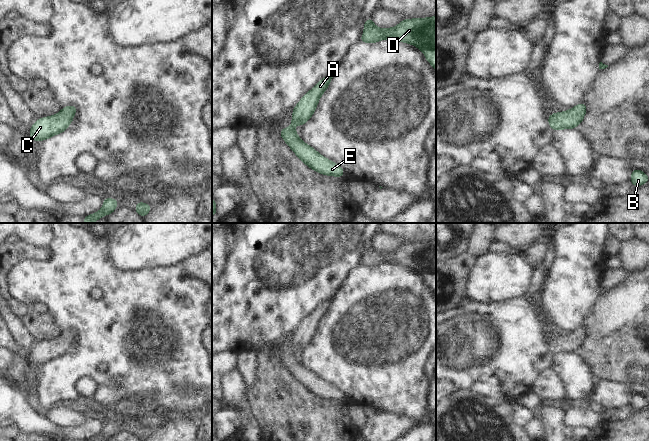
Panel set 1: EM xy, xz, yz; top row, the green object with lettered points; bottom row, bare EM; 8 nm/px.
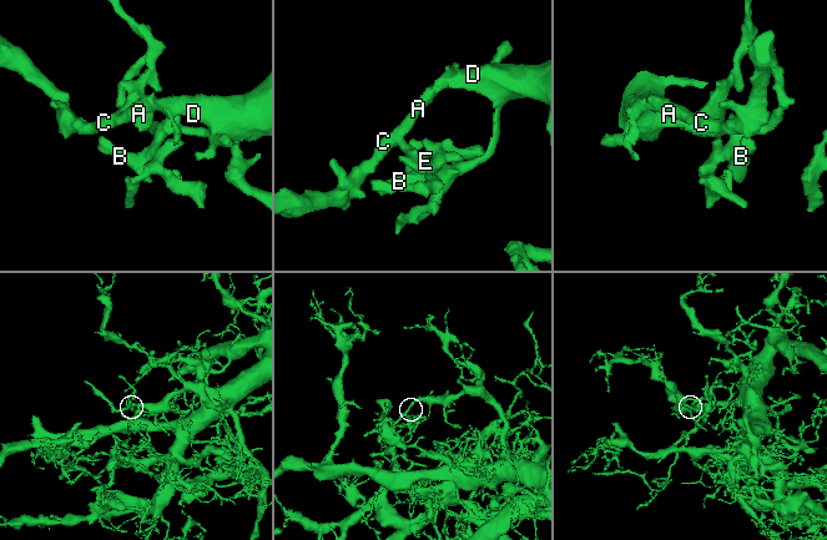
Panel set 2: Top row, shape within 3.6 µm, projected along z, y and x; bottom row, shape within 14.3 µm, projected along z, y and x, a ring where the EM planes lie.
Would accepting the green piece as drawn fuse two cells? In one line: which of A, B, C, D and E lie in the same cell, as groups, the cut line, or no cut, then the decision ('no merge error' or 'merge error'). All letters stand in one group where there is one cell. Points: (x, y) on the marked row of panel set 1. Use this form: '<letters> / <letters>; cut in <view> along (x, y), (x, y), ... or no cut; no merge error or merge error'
A B C D E; no cut; no merge error

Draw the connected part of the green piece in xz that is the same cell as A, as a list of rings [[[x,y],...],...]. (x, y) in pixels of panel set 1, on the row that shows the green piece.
[[[335,72],[321,79],[314,88],[301,98],[299,103],[293,108],[293,119],[290,122],[290,126],[285,129],[279,128],[279,130],[280,136],[285,140],[285,143],[309,168],[320,174],[342,178],[345,174],[344,170],[299,139],[297,132],[292,127],[294,124],[303,126],[312,117],[320,97],[327,89],[334,75]]]

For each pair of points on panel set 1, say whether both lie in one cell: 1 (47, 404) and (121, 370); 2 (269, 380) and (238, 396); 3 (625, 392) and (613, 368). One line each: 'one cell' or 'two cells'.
1: one cell
2: two cells
3: two cells

